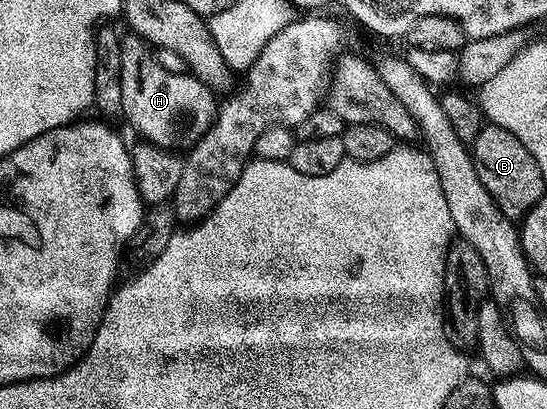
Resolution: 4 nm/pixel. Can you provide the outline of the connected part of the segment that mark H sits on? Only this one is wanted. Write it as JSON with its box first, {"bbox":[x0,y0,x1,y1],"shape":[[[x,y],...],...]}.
{"bbox":[120,32,219,152],"shape":[[[129,32],[120,39],[122,50],[122,108],[123,118],[133,125],[133,130],[137,134],[142,134],[144,141],[150,146],[157,146],[160,150],[168,152],[185,152],[194,146],[200,138],[209,131],[219,109],[218,99],[213,99],[213,94],[206,83],[201,82],[192,74],[184,72],[176,74],[167,72],[156,62],[153,56],[147,51],[147,43]]]}

